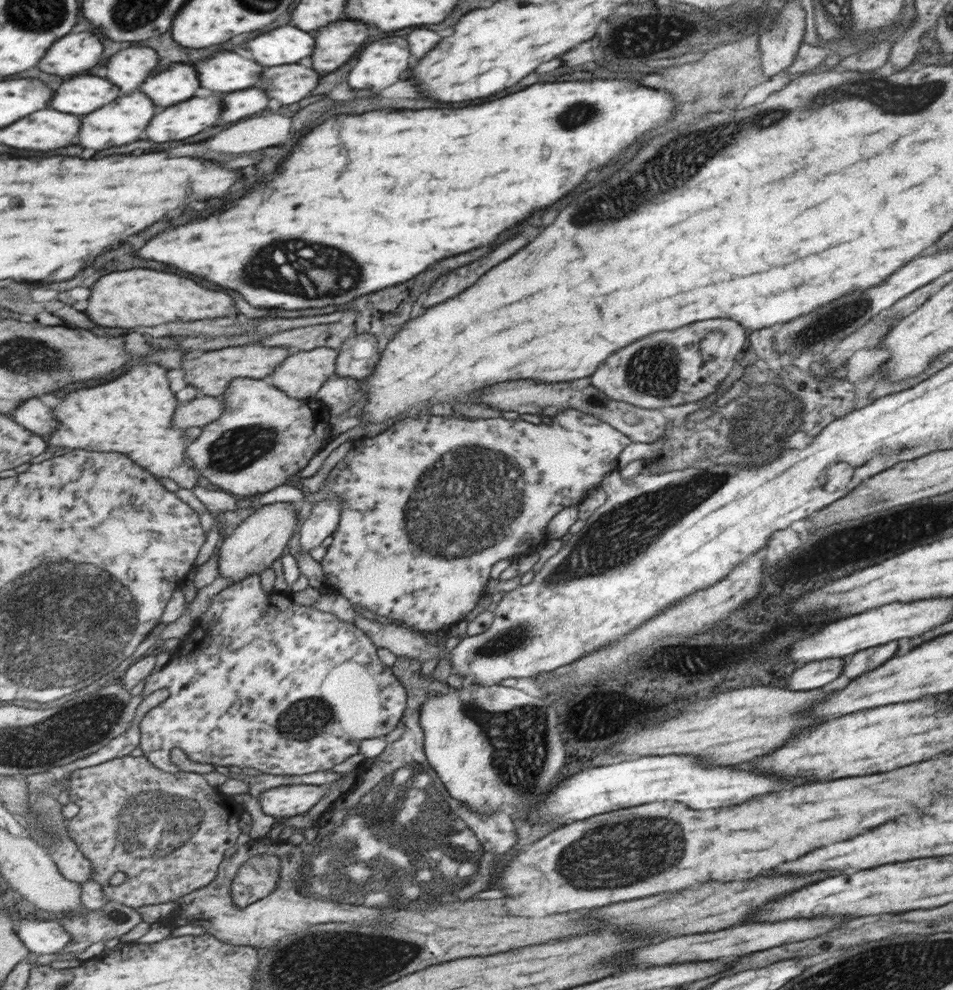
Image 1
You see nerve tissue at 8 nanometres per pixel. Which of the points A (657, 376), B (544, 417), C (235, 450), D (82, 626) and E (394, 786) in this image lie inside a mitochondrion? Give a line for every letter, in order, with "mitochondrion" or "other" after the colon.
A: mitochondrion
B: other
C: mitochondrion
D: mitochondrion
E: mitochondrion

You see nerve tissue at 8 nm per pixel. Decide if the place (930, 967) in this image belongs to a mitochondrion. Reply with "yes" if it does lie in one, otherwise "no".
yes

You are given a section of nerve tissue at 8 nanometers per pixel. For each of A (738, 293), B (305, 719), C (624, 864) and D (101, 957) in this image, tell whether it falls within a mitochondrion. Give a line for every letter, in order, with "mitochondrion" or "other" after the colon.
A: other
B: mitochondrion
C: mitochondrion
D: other

